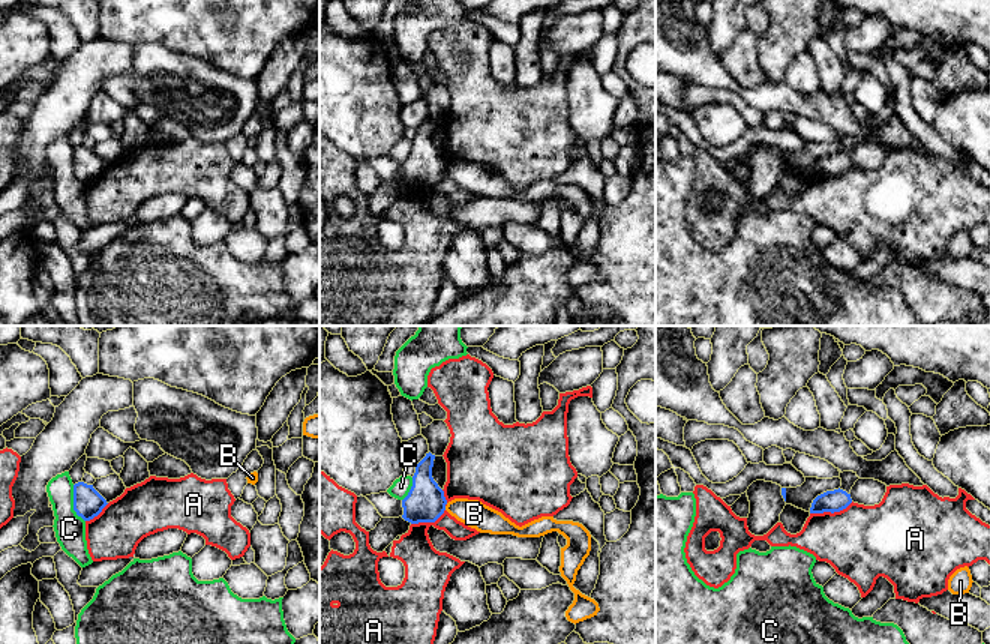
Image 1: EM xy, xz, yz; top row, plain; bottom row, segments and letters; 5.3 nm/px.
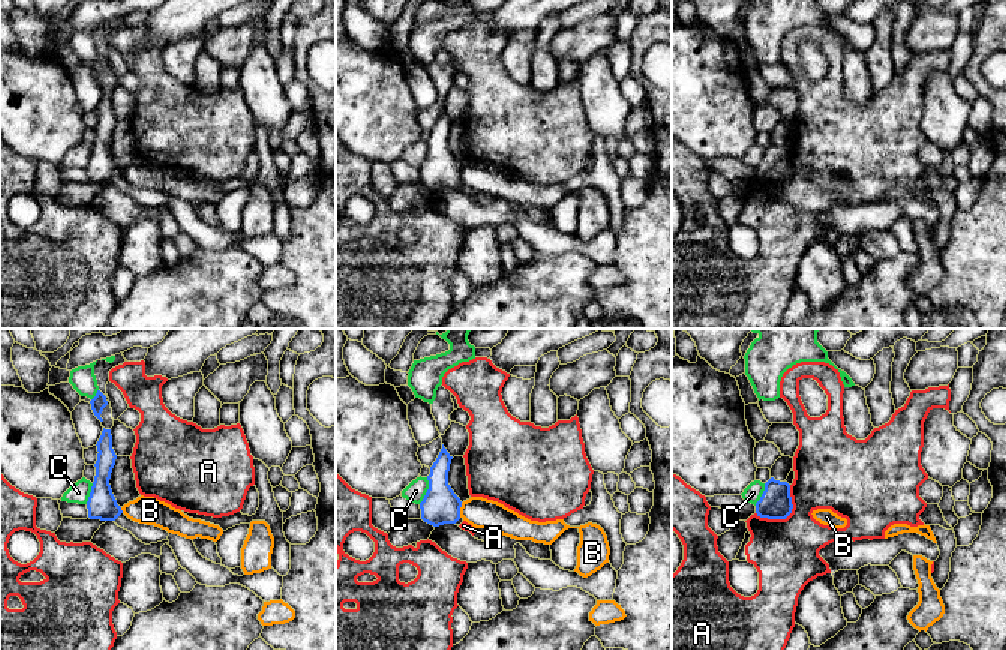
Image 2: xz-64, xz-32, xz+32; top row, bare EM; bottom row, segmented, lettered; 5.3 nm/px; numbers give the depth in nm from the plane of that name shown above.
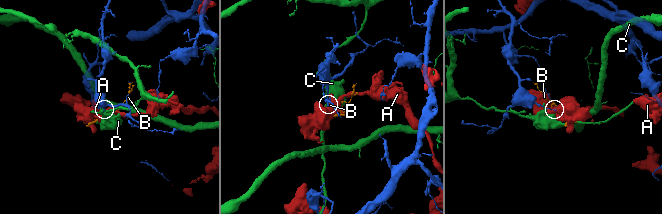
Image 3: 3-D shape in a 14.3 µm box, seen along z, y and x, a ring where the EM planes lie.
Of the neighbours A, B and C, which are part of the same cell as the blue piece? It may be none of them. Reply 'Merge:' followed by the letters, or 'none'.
Merge: none

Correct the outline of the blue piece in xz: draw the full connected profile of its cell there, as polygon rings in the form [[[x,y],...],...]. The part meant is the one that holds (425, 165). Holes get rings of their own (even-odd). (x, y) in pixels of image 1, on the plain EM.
[[[430,116],[416,129],[412,150],[402,164],[402,182],[411,188],[435,186],[446,174],[444,155],[432,141],[435,119]]]

